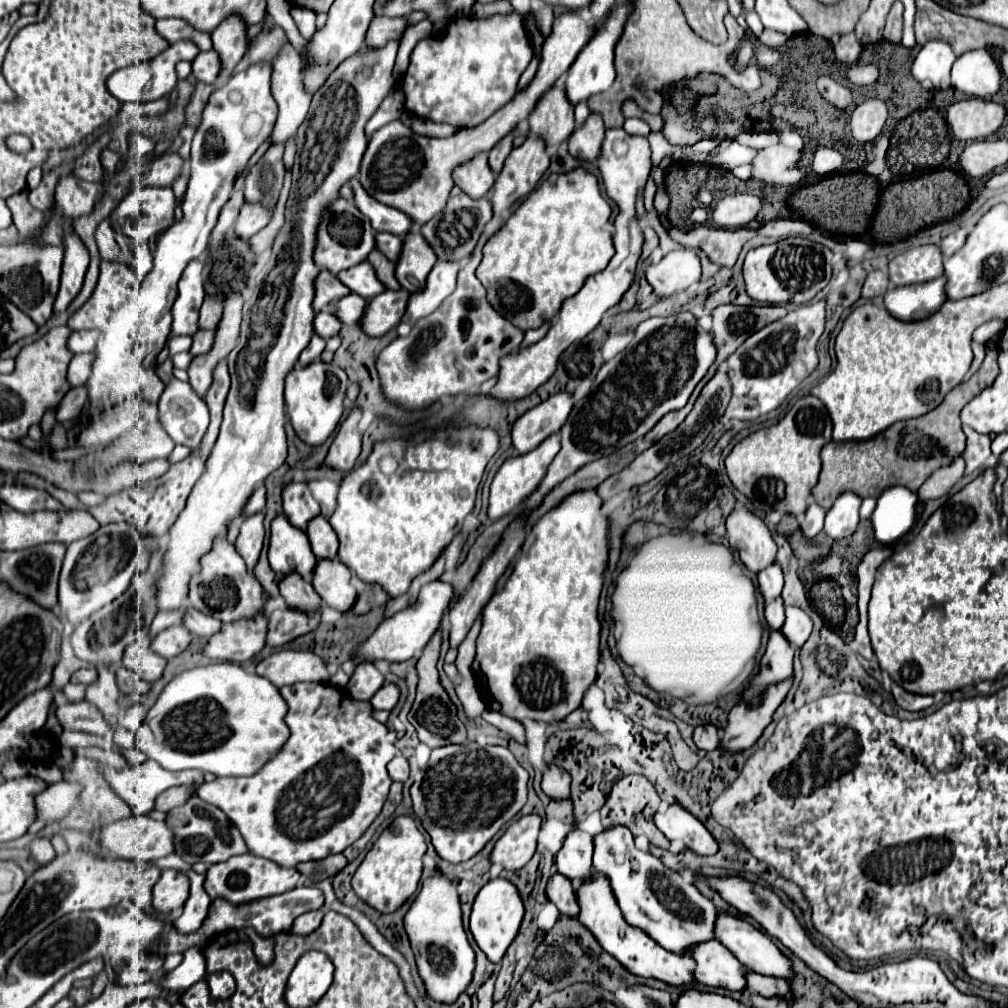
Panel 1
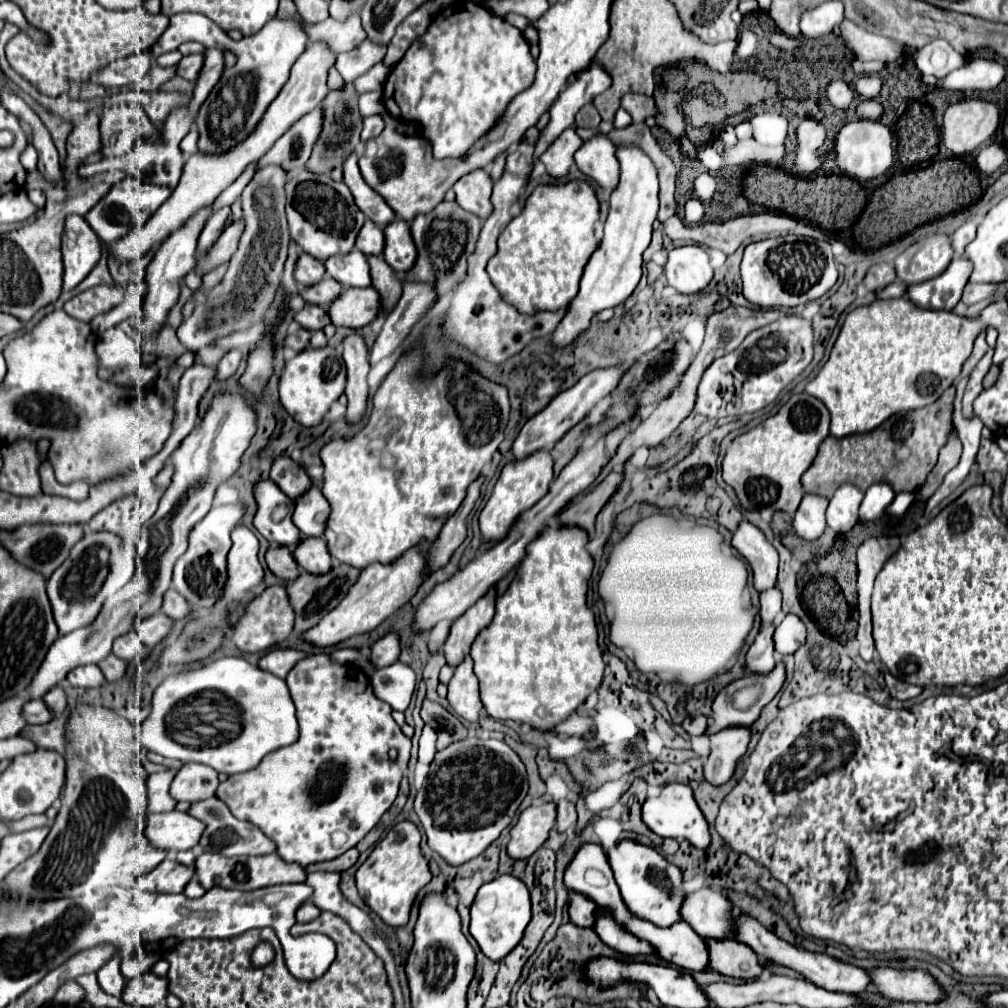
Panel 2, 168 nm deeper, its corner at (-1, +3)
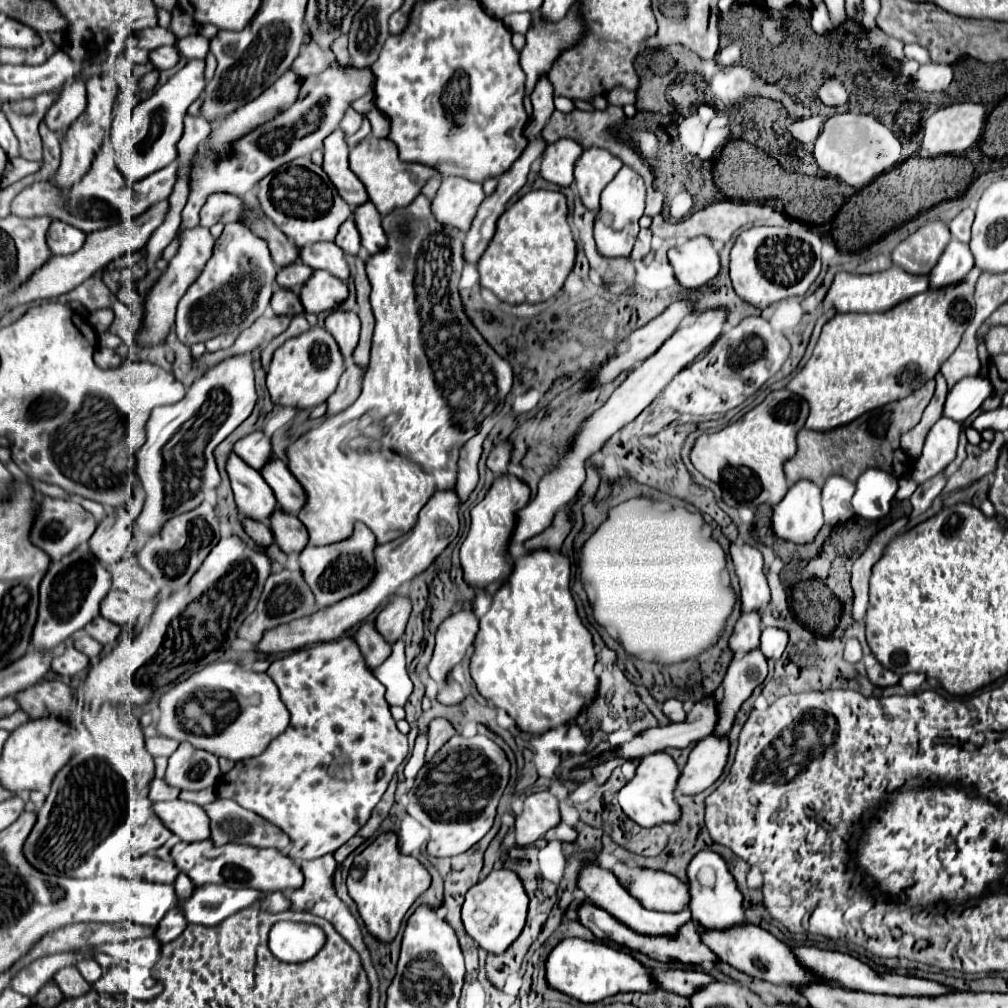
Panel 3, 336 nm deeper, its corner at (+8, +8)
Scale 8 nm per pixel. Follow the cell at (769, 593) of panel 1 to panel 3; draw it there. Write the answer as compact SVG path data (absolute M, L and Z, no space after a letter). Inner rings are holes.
M760 612L744 614L736 624L728 646L736 658L758 648L758 644L760 644Z

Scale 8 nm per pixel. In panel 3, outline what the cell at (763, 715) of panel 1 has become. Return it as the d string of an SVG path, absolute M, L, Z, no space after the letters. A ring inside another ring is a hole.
M706 736L692 748L688 762L682 768L680 778L676 782L676 792L684 796L694 796L710 788L720 778L726 760L728 760L728 738Z

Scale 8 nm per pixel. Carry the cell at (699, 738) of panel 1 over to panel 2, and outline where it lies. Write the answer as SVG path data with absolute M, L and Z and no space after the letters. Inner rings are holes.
M703 715L687 717L687 719L683 721L683 729L685 729L689 735L705 735L705 731L707 731L707 717L703 717Z

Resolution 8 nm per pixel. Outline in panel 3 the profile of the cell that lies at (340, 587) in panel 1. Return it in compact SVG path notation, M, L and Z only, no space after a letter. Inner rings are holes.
M274 510L270 516L270 530L276 544L286 554L300 552L306 546L306 528L294 514L282 514L282 510Z

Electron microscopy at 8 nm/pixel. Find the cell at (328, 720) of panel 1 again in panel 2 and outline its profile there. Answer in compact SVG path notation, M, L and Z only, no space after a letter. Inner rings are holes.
M317 653L317 655L311 655L303 661L299 661L291 673L287 675L285 679L289 691L291 691L291 697L293 697L293 703L295 703L295 709L297 709L297 721L299 721L299 739L293 743L293 745L287 745L287 747L281 747L279 751L273 751L271 755L267 755L259 767L247 771L247 773L239 773L239 775L231 775L227 777L223 783L219 783L217 787L217 797L231 809L231 813L237 817L237 819L243 819L243 821L249 821L249 823L255 823L259 825L259 829L271 837L271 841L277 845L277 855L283 857L287 863L299 863L301 867L307 867L311 863L317 863L317 861L329 861L329 859L335 859L337 855L343 855L347 849L355 847L375 825L377 821L381 819L381 815L391 807L391 803L395 801L397 797L397 791L399 791L399 781L403 777L403 771L407 767L407 761L409 761L409 749L411 749L411 739L407 739L401 731L401 727L393 721L391 717L391 707L387 703L383 703L381 699L375 697L373 689L371 689L371 683L369 683L369 677L355 665L337 665L337 663L331 663L327 659L327 655L323 653ZM389 749L397 749L397 759L391 759L389 757Z

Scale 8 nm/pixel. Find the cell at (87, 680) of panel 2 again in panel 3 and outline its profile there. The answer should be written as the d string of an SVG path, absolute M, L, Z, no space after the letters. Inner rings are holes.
M70 646L70 650L62 650L62 654L58 654L58 658L54 658L52 670L62 676L74 676L74 674L86 670L88 662L90 660L86 658L86 654L78 652L74 646Z

